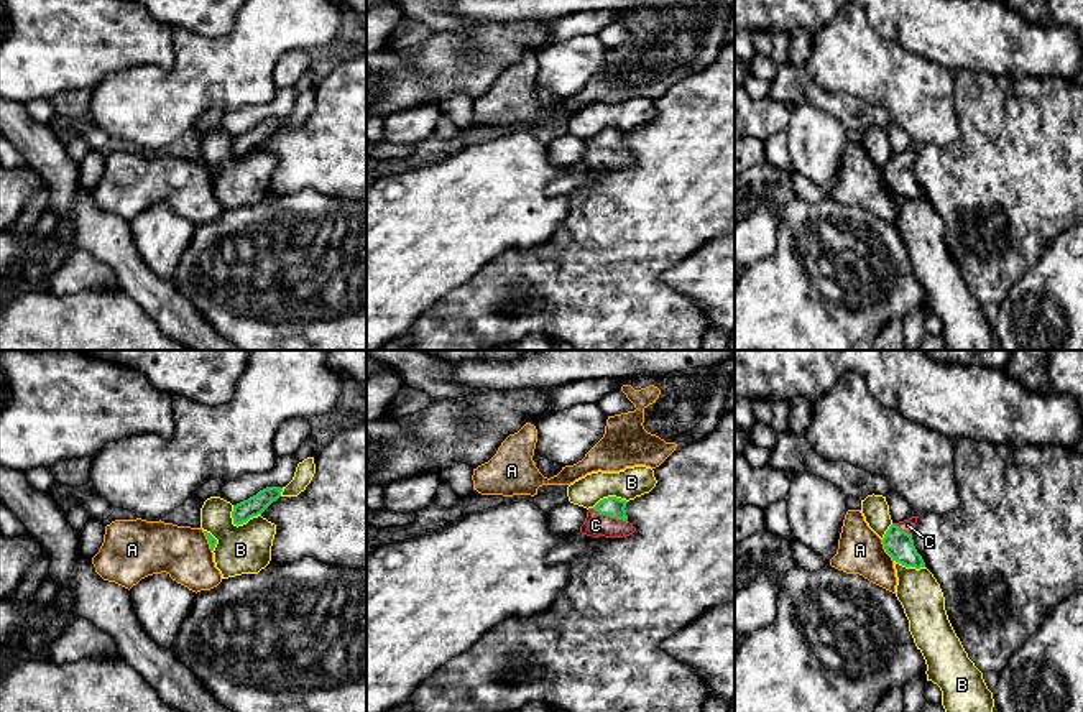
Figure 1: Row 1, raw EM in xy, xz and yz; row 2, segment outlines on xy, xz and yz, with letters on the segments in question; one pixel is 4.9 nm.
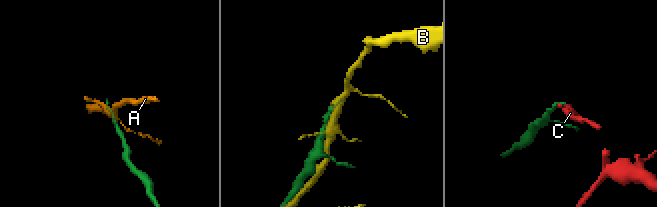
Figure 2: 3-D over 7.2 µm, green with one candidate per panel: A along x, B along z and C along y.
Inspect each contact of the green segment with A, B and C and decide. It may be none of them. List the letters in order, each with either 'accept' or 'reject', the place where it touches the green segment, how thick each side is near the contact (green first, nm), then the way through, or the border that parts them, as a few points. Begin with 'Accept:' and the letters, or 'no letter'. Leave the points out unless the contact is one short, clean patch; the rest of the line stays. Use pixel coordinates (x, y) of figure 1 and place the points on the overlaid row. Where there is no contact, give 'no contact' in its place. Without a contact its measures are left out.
Accept: C
A: reject; meets green in yz at (886, 551); 140 nm thick on the green side, 220 nm on the other; border along yz (881, 540), (893, 561)
B: reject; meets green in xy at (244, 522); 100 nm thick on the green side, 240 nm on the other
C: accept; meets green in xz at (610, 517); 100 nm thick on the green side, 120 nm on the other; runs through xz (612, 507), (610, 517), (595, 525)

